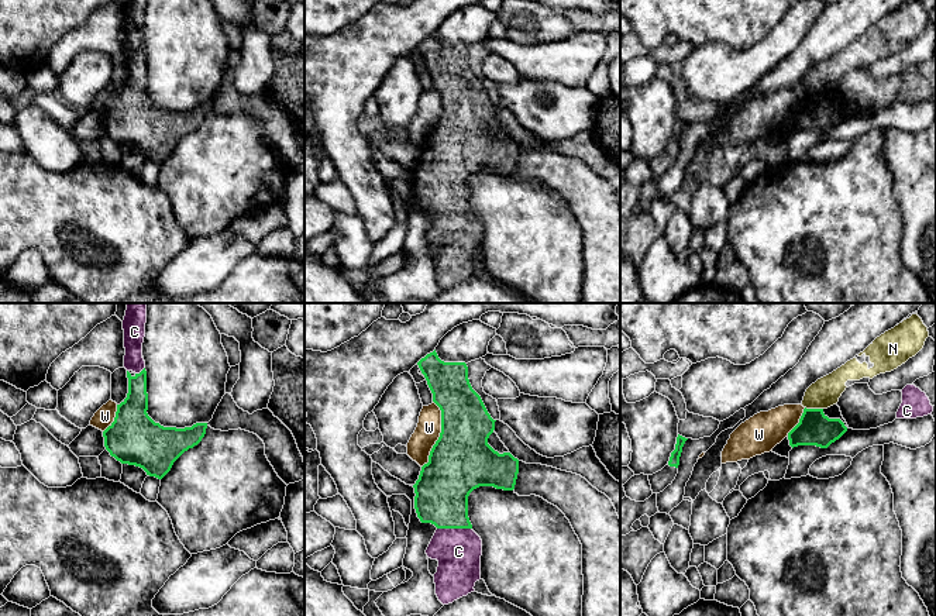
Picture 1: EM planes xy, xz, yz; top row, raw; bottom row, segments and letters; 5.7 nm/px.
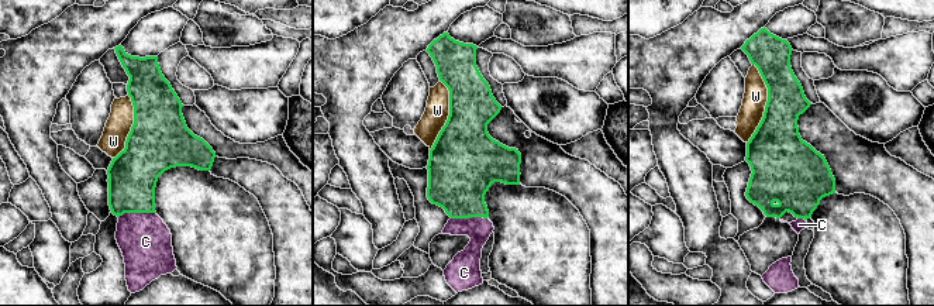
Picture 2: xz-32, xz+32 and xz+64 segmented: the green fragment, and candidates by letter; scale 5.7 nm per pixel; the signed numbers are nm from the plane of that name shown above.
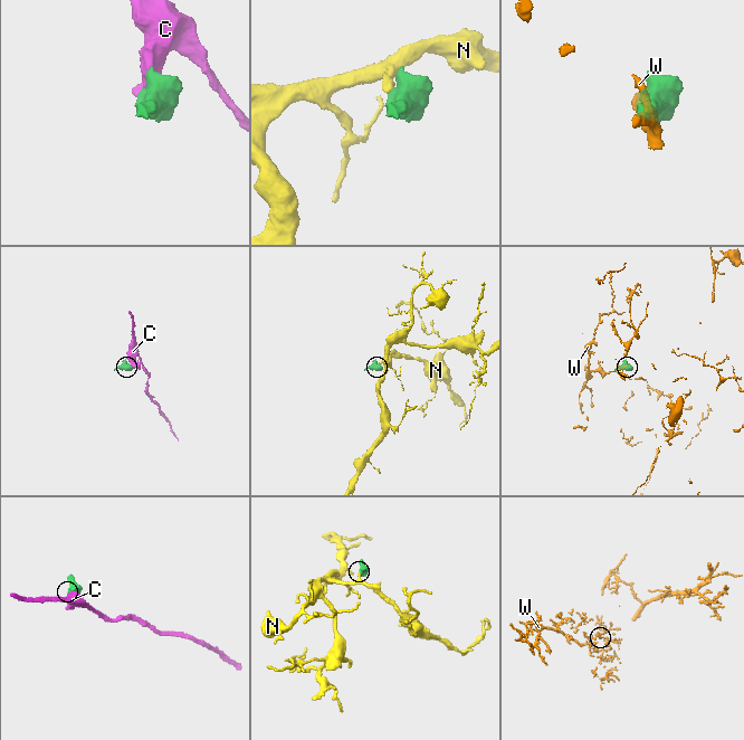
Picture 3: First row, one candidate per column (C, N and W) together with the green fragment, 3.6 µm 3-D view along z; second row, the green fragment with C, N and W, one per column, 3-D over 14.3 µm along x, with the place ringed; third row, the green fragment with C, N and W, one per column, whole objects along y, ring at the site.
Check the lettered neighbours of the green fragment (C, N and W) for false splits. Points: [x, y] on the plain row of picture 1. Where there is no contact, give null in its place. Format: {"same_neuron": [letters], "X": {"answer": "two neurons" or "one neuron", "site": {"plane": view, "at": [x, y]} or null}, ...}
{"same_neuron": ["C"], "C": {"answer": "one neuron", "site": {"plane": "xz", "at": [454, 212]}}, "N": {"answer": "two neurons", "site": {"plane": "yz", "at": [814, 93]}}, "W": {"answer": "two neurons", "site": {"plane": "xz", "at": [440, 119]}}}

